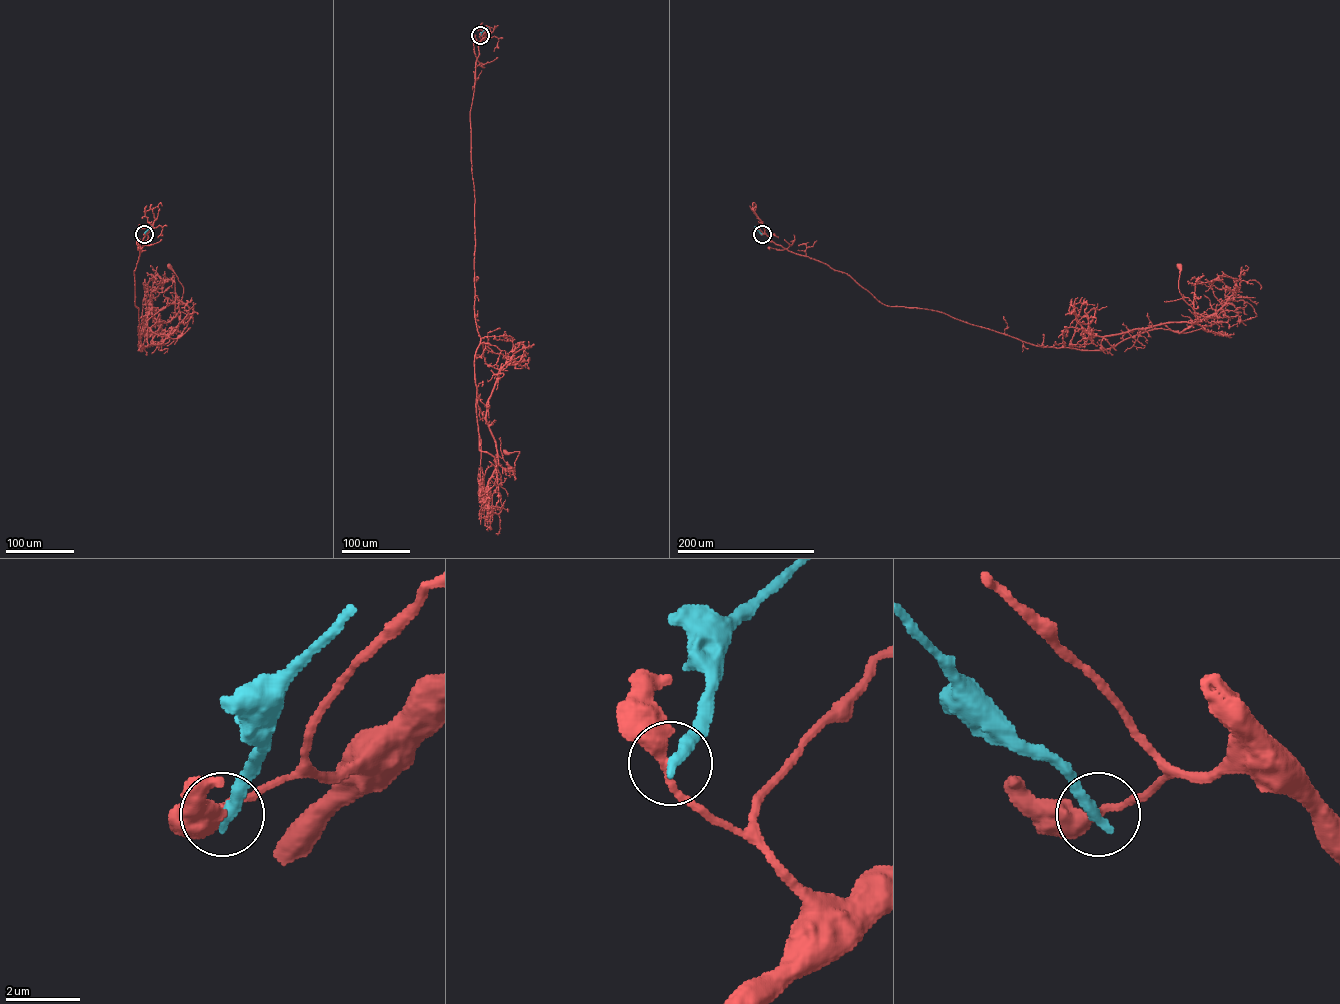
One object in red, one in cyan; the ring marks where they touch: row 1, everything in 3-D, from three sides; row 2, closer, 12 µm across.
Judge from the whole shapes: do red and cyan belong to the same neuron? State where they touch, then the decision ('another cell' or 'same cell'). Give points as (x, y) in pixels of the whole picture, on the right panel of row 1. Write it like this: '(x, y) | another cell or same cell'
(762, 234) | another cell

